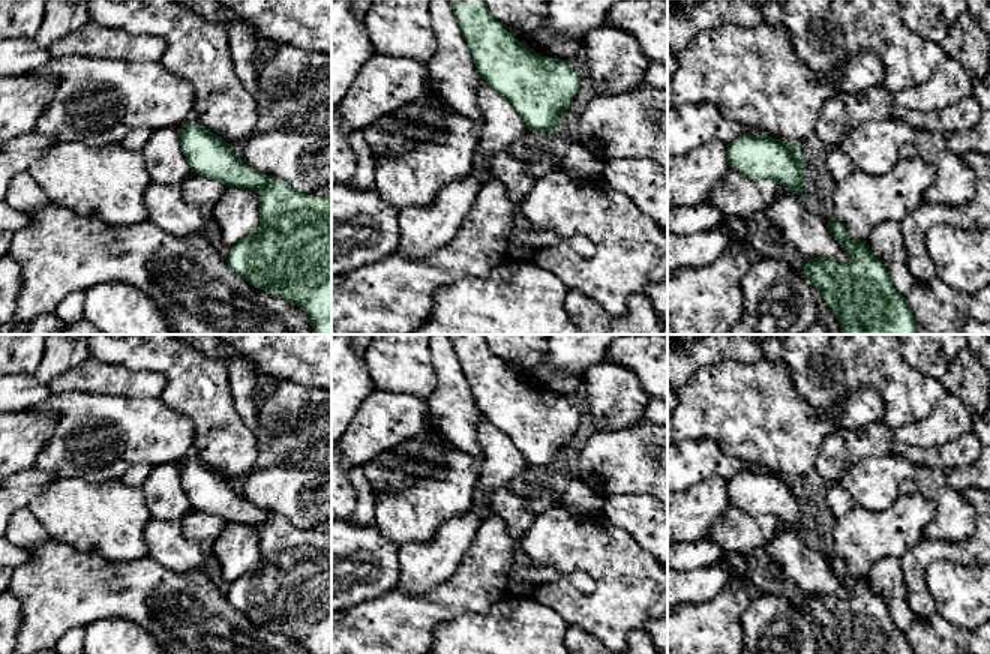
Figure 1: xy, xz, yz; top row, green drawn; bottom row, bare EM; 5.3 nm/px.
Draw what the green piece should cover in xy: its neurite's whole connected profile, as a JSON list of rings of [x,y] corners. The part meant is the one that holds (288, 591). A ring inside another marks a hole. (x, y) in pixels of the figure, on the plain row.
[[[183,460],[178,472],[190,508],[258,530],[260,561],[230,584],[228,602],[252,622],[297,640],[308,654],[332,654],[332,531],[302,530],[256,507],[201,460]]]

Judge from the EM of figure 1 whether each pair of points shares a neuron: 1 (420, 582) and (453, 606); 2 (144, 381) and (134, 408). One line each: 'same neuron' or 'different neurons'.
1: different neurons
2: different neurons

